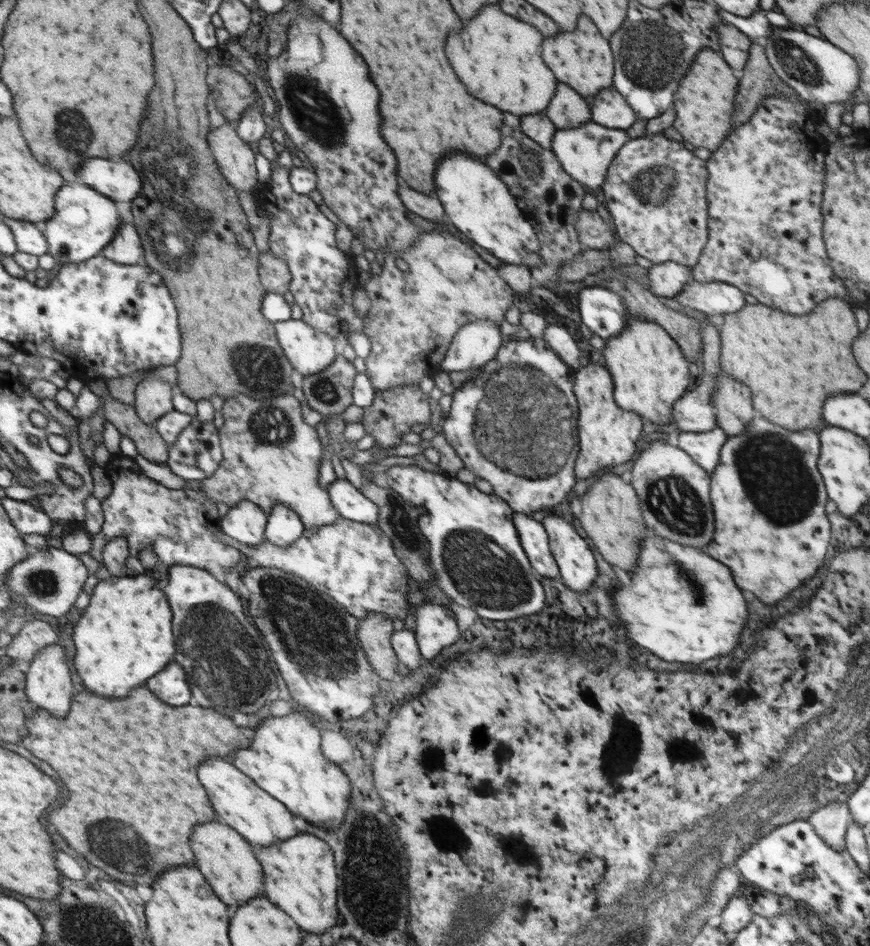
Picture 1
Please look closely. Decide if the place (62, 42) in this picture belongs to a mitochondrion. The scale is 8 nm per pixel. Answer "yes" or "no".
no

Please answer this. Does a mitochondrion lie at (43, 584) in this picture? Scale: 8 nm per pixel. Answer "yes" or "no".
yes

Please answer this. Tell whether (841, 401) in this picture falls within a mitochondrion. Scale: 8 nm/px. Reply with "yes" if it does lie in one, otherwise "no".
no

